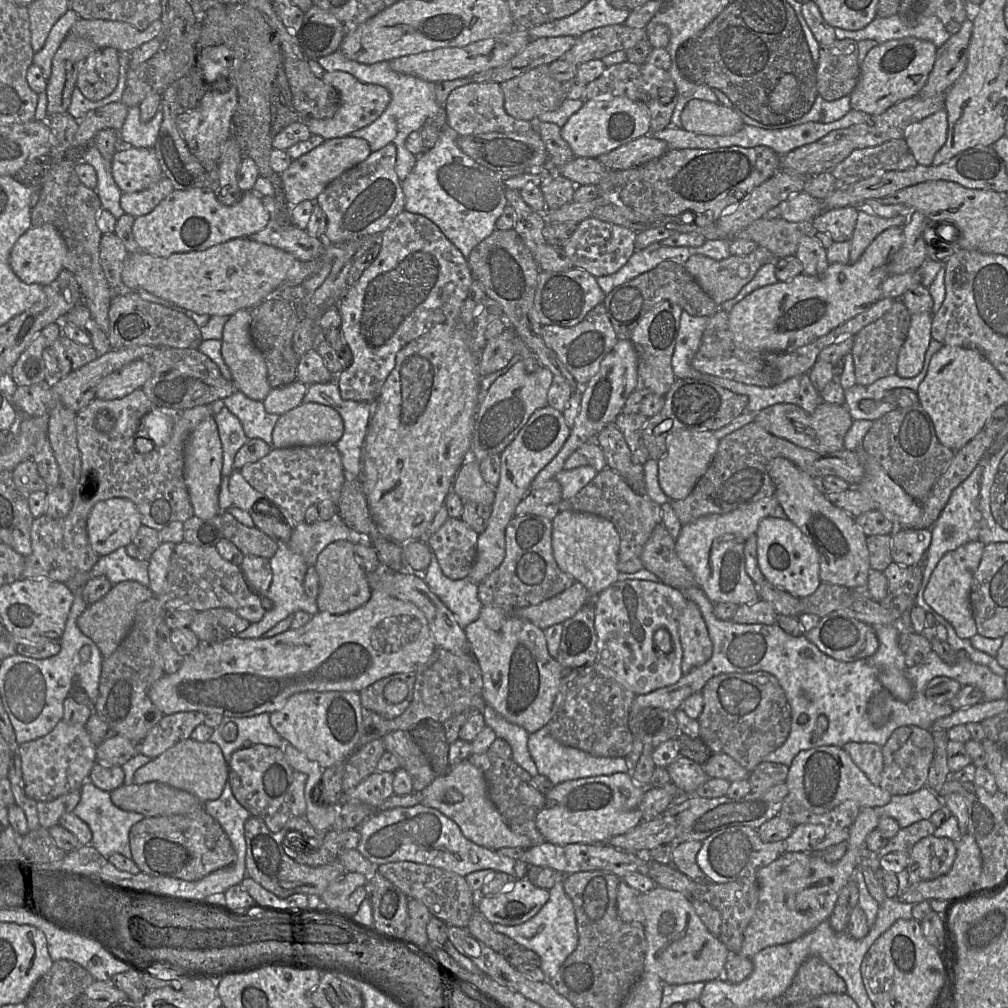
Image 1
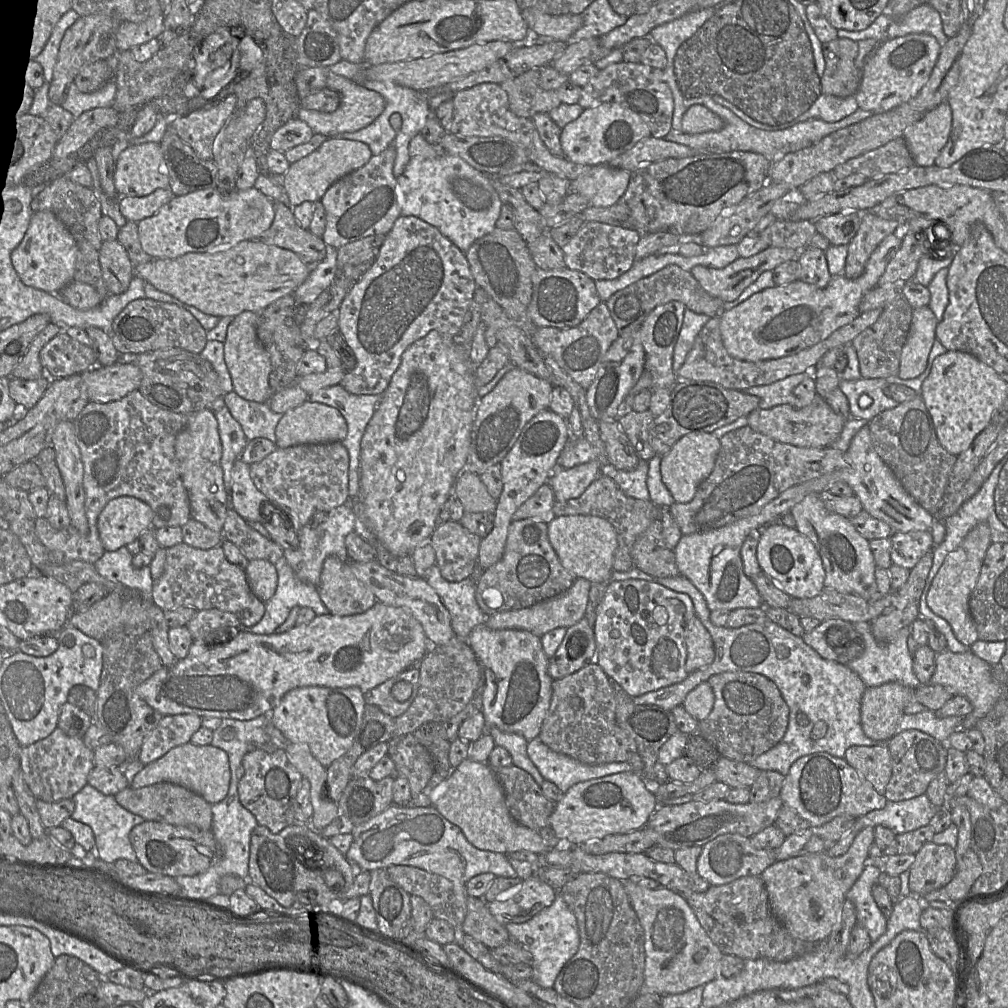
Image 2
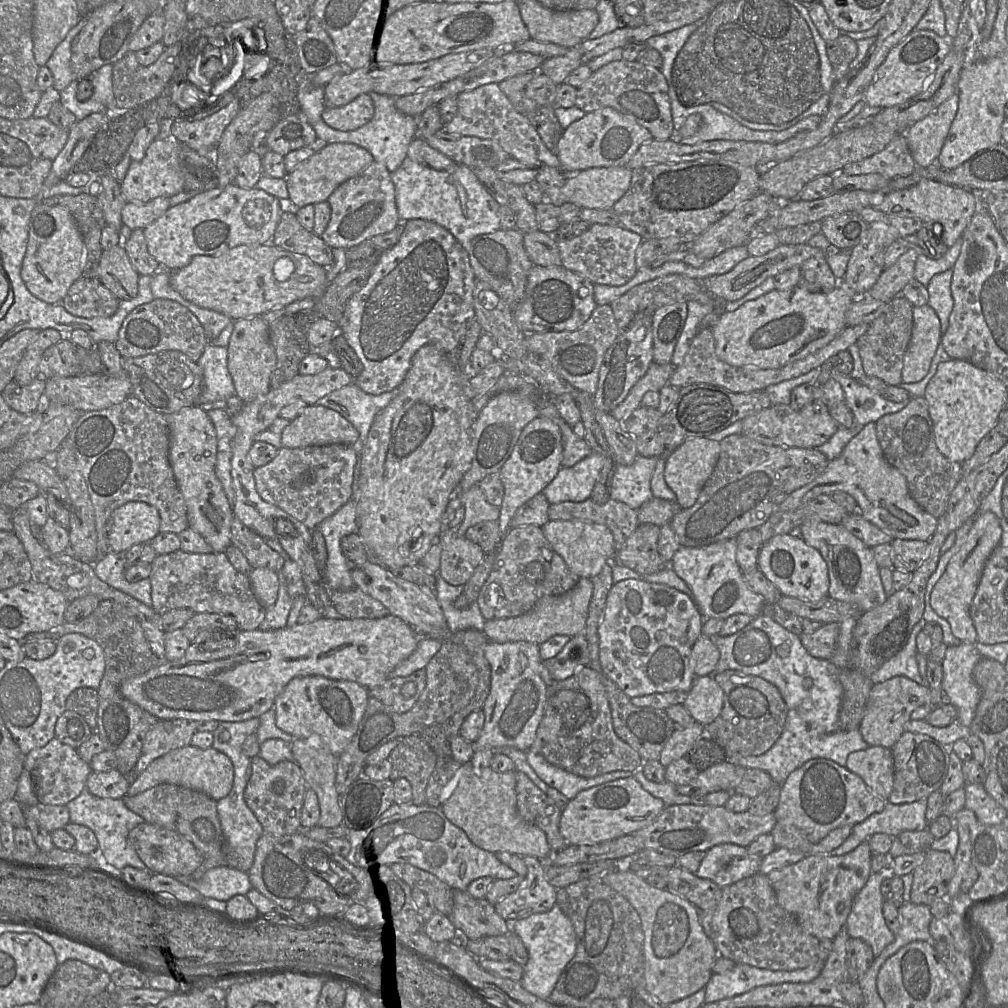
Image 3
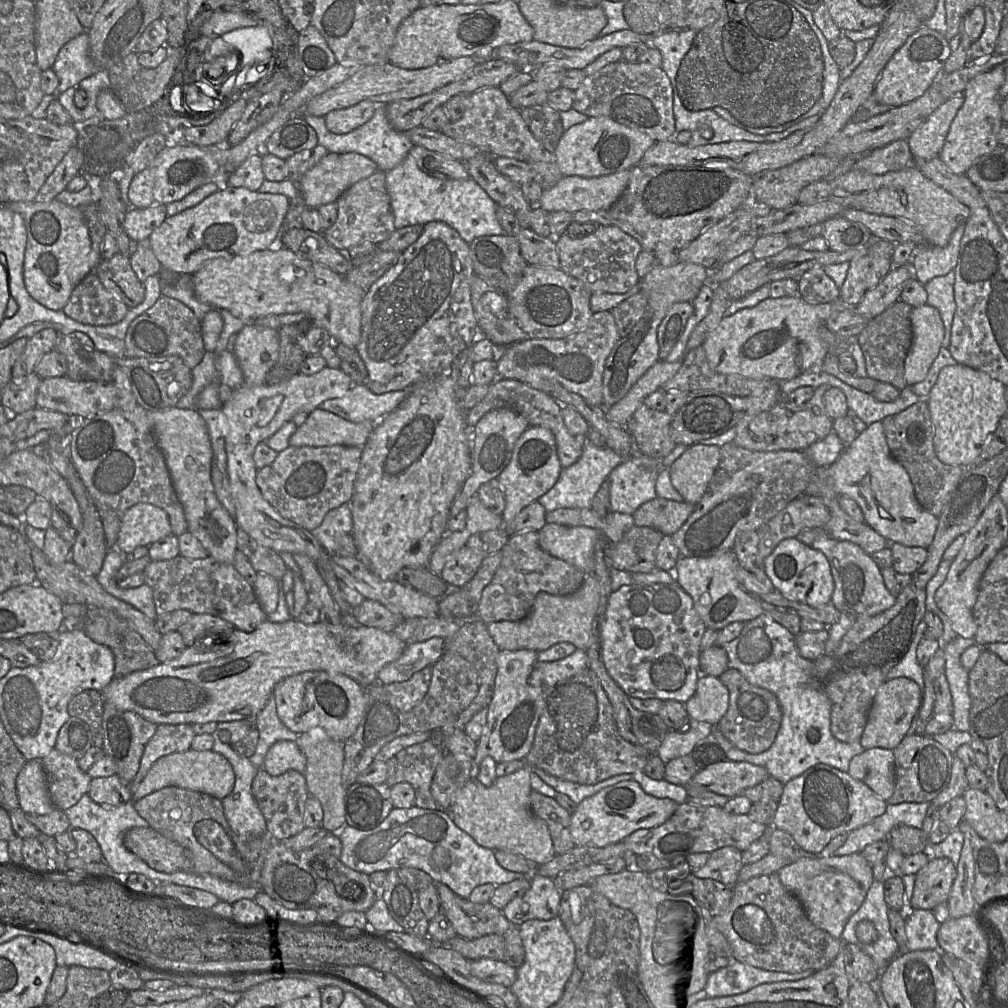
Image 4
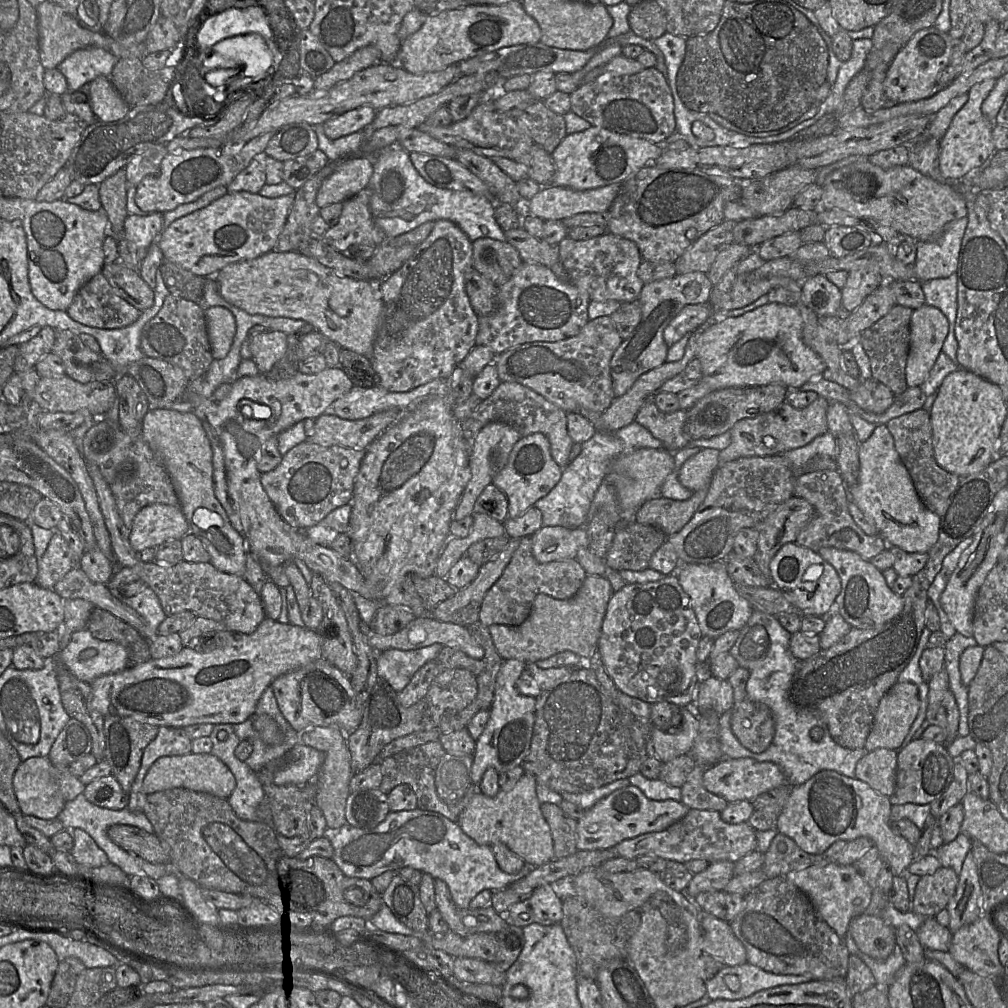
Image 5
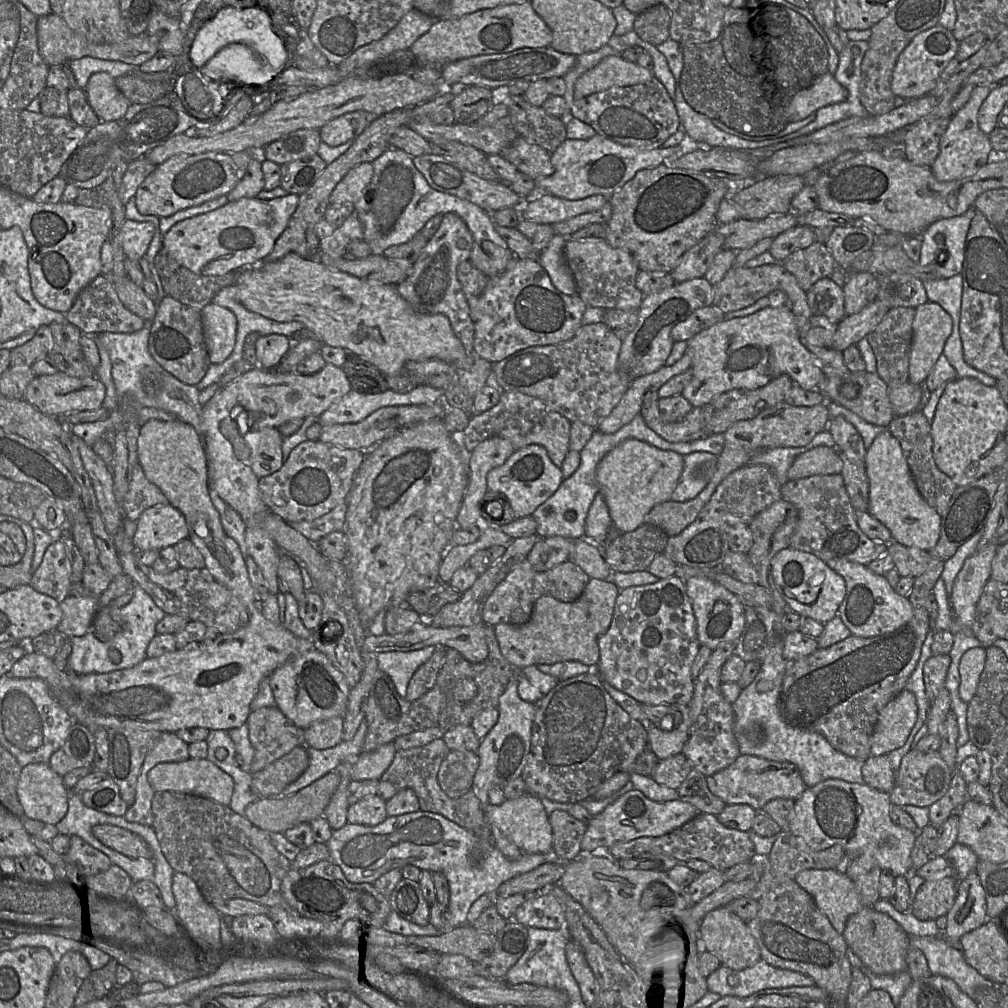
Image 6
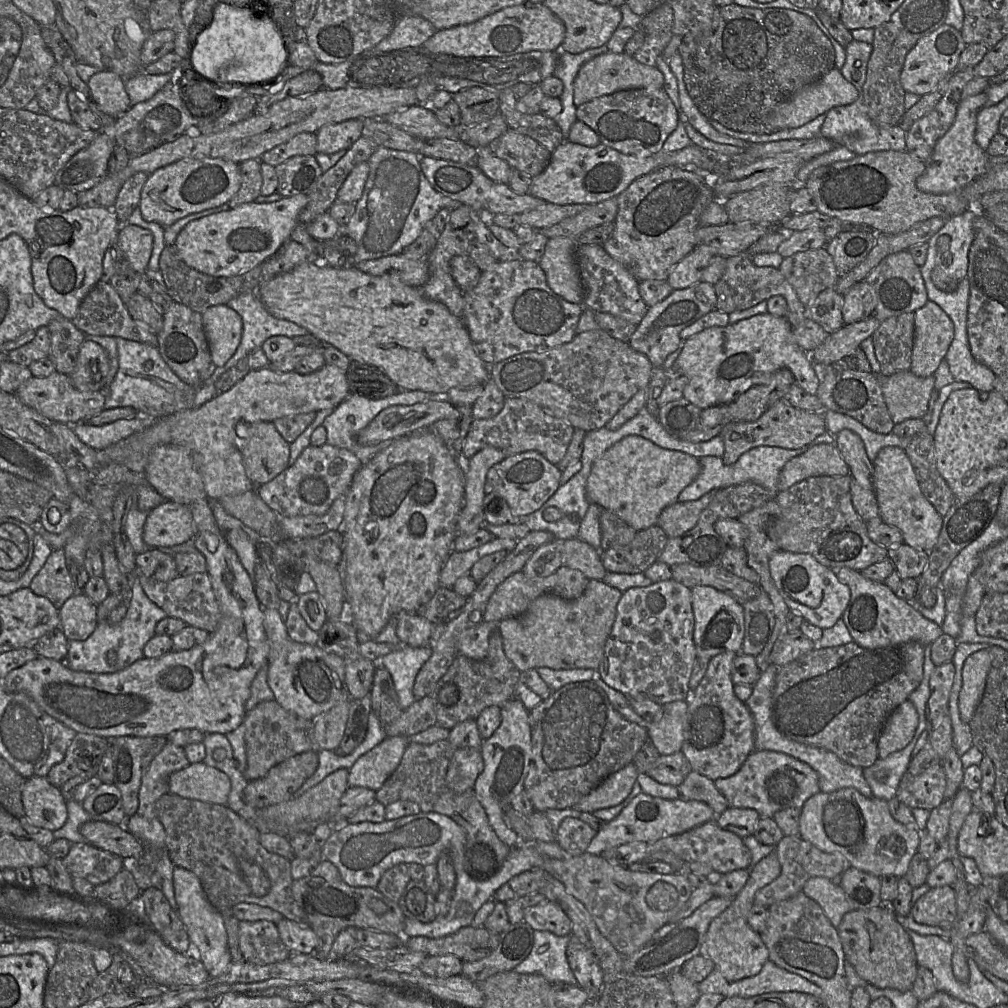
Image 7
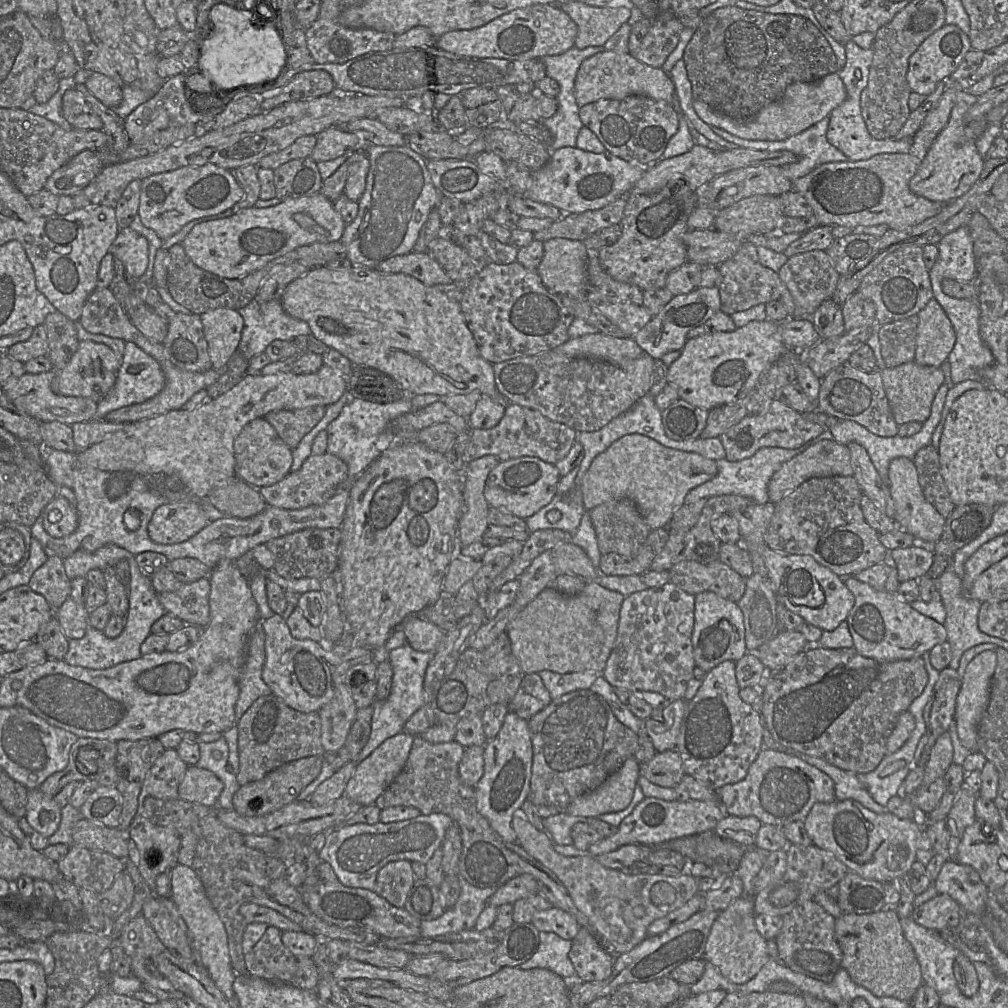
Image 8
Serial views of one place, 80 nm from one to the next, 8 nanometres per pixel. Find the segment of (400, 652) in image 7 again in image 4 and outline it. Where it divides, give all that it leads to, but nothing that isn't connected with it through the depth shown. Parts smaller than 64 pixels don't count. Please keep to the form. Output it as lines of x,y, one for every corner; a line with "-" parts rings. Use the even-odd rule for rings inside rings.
432,637
405,647
401,656
386,664
377,674
378,682
390,684
404,682
415,672
432,666
444,653
444,639

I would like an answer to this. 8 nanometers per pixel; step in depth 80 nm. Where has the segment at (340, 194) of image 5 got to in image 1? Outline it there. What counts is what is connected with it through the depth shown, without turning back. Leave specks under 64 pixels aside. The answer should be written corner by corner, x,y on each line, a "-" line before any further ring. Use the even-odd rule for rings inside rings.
346,136
325,140
318,147
292,160
289,167
280,174
287,202
291,206
307,200
315,202
331,181
363,162
371,153
368,142
363,138

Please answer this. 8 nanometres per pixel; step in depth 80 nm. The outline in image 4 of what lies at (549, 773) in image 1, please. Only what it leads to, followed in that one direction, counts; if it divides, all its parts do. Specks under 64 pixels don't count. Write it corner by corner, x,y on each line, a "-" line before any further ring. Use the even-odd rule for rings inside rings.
530,767
547,785
552,787
559,793
567,795
575,804
579,804
584,799
596,794
600,790
617,784
621,781
632,780
632,774
619,774
605,779
601,782
592,785
581,785
570,781
557,778
544,770
536,767

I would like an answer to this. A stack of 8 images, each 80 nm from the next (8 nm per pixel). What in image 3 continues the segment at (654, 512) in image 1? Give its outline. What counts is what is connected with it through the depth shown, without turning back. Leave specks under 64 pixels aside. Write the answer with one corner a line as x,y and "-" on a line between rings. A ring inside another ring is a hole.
591,498
583,502
562,502
550,505
549,521
583,521
606,526
615,541
615,553
624,545
626,539
640,525
637,510
628,505
609,499
604,504
596,504

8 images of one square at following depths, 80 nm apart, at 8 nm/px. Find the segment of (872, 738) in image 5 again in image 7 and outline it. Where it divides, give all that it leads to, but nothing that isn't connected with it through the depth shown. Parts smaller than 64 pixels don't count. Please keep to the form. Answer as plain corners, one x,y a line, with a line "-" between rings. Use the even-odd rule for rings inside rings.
907,699
888,717
878,741
878,757
904,749
912,740
919,718
914,704

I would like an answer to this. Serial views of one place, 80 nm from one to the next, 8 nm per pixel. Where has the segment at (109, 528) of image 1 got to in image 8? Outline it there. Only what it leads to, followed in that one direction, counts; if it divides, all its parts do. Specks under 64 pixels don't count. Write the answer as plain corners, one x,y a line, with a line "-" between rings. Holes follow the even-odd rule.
197,501
170,502
158,507
147,526
150,539
158,544
178,544
195,536
210,522
210,516

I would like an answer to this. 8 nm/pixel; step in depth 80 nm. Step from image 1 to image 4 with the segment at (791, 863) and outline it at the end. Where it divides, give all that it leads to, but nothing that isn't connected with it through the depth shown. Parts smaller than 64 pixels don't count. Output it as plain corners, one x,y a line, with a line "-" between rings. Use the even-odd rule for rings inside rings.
862,853
822,859
800,859
778,872
783,886
801,902
808,919
819,929
840,939
849,918
860,908
874,881
872,866

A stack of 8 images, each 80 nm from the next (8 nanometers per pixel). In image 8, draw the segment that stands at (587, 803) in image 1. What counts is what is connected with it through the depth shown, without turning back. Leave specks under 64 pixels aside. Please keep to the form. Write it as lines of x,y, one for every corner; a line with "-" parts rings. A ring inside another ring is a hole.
645,797
632,813
623,819
611,836
602,838
591,845
587,852
592,856
597,856
616,850
626,844
657,845
674,838
699,834
713,830
725,814
720,802
715,800
666,801

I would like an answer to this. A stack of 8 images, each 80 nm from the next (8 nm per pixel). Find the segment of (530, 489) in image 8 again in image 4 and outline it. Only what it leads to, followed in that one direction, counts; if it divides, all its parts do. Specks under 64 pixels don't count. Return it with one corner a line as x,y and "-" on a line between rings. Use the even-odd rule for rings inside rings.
529,426
516,441
509,463
497,477
505,499
504,523
548,492
557,482
561,470
553,433
542,426

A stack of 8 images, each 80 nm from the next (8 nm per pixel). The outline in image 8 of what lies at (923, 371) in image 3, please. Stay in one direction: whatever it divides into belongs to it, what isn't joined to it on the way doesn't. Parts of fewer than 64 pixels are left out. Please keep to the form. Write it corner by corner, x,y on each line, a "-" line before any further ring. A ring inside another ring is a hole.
935,299
917,314
914,361
921,366
940,367
952,351
956,335
946,313

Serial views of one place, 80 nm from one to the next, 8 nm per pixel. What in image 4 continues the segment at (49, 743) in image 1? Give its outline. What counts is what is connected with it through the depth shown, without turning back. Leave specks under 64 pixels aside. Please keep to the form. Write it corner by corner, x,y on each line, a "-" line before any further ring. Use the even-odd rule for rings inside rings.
54,748
41,759
41,763
49,797
55,808
65,811
88,792
92,778
79,768
76,758

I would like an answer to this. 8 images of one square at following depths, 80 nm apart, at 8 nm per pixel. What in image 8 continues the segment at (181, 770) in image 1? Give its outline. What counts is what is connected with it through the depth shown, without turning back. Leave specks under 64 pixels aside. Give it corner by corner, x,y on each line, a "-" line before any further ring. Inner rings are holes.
197,765
188,766
179,786
179,798
209,807
218,807
223,782
211,771

